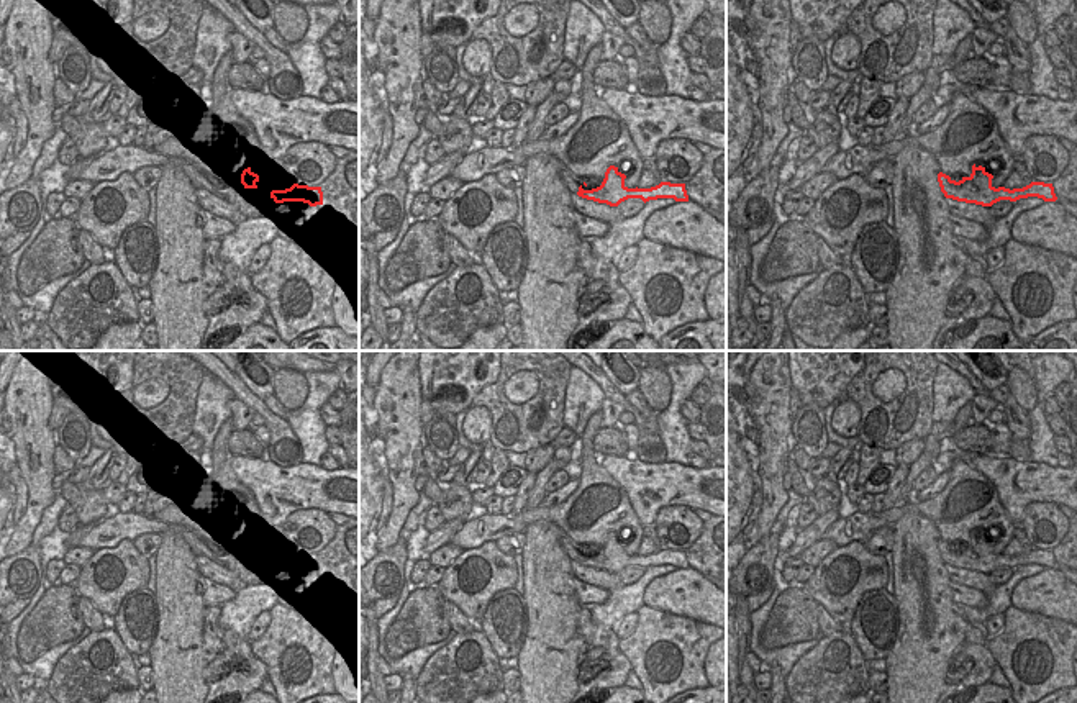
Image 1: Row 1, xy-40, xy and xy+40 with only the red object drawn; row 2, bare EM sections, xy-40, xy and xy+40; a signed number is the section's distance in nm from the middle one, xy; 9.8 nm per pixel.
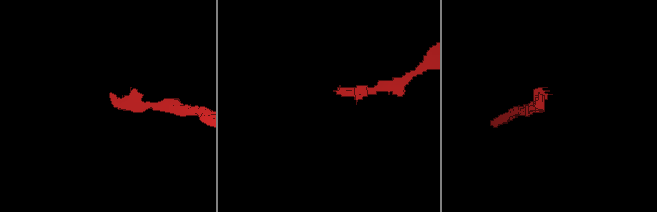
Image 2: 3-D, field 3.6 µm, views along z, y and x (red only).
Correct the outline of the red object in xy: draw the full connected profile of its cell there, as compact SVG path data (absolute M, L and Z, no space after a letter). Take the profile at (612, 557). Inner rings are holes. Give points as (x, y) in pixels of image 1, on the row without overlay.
M610 533L607 536L602 552L592 557L588 557L585 552L580 552L580 544L575 544L566 534L561 537L561 546L570 560L598 570L607 570L610 574L618 574L628 565L641 565L644 570L657 565L674 565L675 569L688 569L685 551L661 549L659 552L651 556L628 556L625 552L626 542L621 541L615 533Z

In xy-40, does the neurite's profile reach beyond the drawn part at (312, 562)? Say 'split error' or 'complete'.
complete

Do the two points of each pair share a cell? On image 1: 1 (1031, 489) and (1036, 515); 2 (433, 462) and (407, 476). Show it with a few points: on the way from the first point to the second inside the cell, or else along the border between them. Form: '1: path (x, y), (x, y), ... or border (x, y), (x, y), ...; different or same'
1: border (1056, 503), (1031, 502), (1015, 525); different
2: border (422, 453), (423, 466); different

